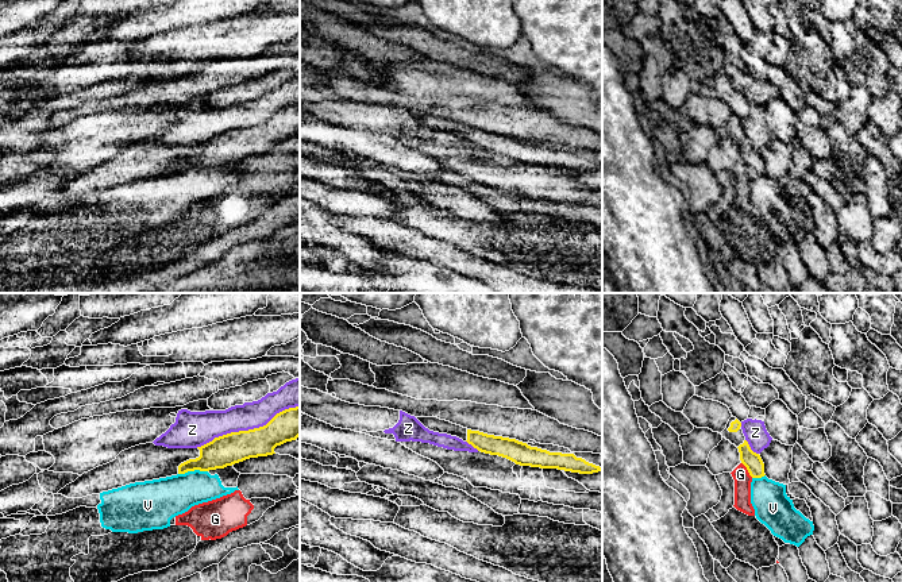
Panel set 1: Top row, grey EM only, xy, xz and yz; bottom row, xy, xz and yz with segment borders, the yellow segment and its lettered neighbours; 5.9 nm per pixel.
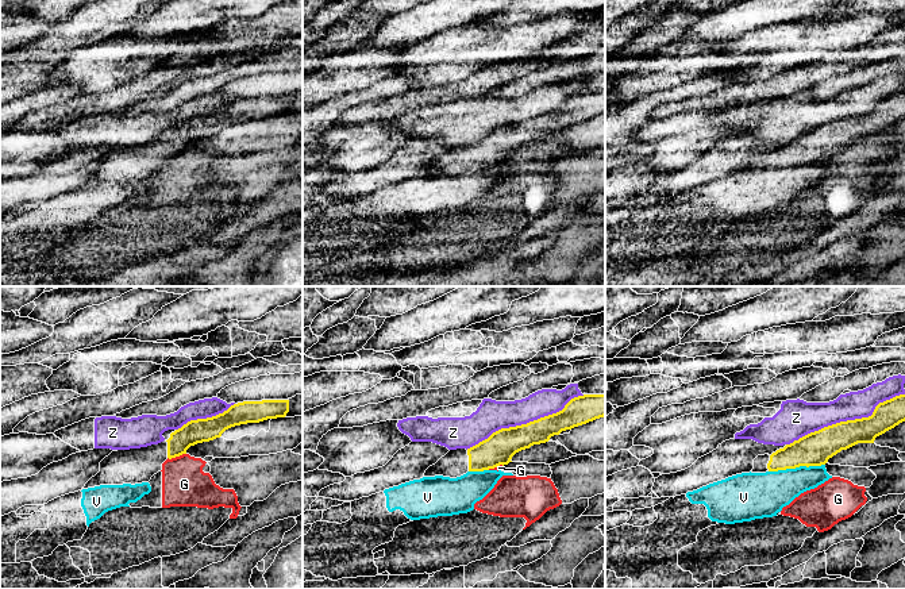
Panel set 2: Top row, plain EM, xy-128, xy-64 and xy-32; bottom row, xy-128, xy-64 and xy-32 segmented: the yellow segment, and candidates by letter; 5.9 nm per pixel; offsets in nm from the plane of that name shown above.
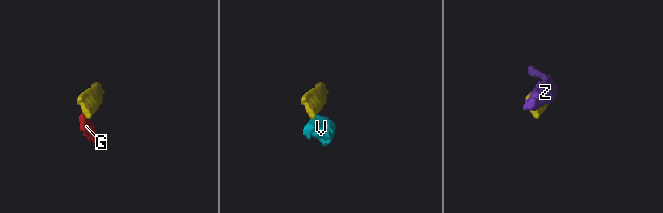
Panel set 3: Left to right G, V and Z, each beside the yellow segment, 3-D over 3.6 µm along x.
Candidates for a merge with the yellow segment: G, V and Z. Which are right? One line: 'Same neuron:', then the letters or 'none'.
Same neuron: none

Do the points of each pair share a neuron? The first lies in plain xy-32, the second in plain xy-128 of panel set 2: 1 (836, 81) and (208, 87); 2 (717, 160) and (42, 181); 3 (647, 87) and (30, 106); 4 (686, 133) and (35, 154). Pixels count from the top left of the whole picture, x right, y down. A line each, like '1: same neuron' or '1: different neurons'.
1: same neuron
2: same neuron
3: different neurons
4: same neuron

